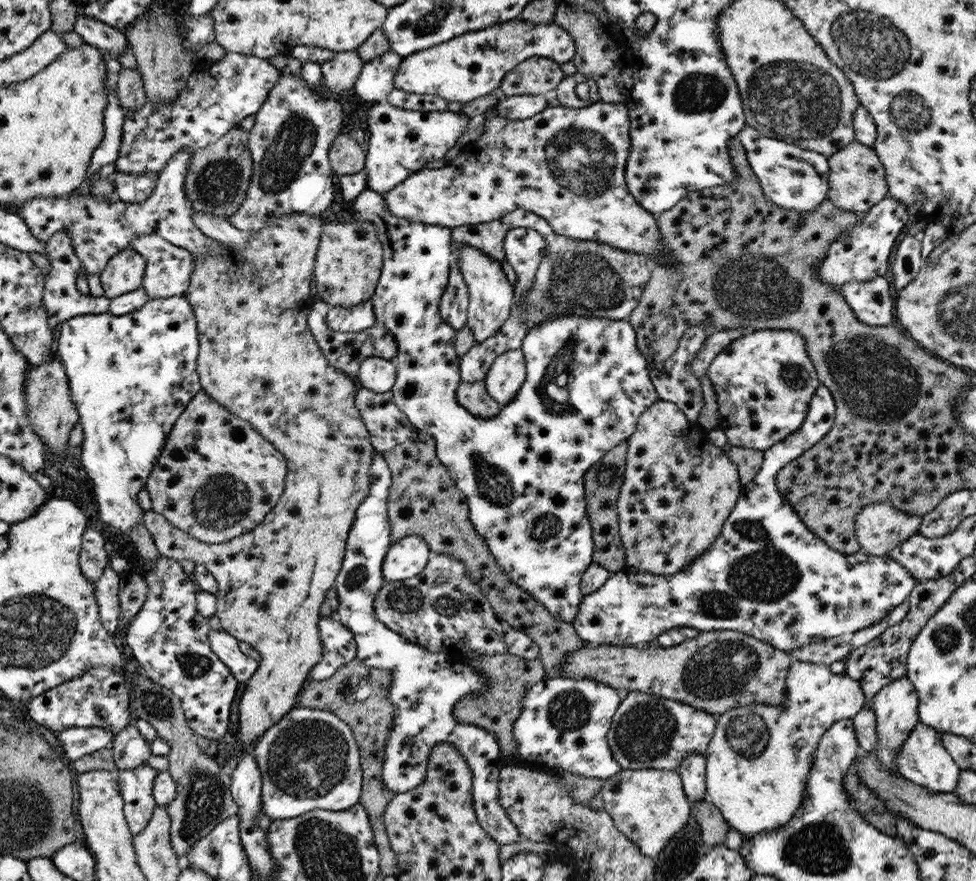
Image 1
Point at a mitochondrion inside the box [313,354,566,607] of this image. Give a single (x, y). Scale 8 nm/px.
(355, 579)

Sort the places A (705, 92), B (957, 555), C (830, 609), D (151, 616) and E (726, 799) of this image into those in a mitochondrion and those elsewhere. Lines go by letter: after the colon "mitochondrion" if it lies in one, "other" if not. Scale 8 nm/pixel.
A: mitochondrion
B: other
C: other
D: other
E: other

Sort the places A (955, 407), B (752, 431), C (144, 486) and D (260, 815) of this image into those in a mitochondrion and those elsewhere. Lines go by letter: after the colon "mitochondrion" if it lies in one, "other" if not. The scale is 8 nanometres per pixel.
A: other
B: other
C: other
D: other

